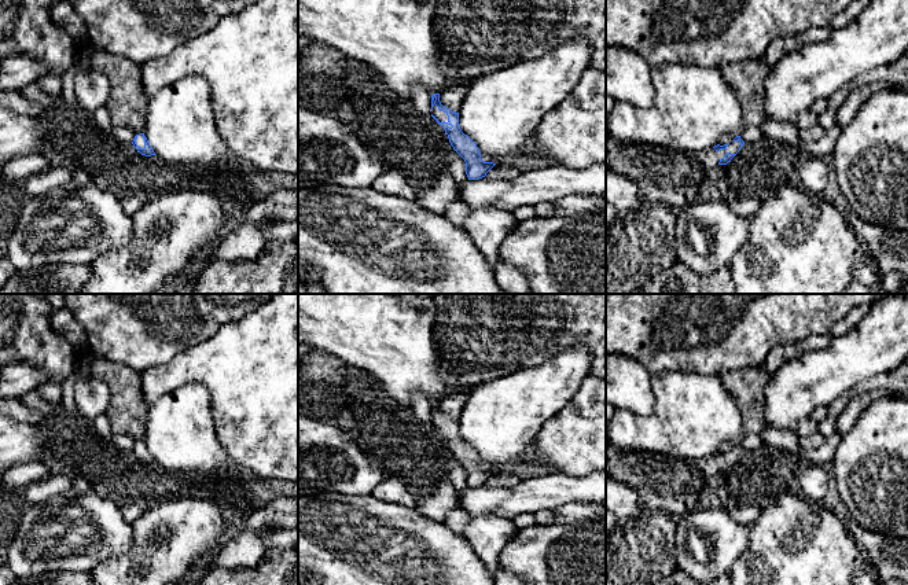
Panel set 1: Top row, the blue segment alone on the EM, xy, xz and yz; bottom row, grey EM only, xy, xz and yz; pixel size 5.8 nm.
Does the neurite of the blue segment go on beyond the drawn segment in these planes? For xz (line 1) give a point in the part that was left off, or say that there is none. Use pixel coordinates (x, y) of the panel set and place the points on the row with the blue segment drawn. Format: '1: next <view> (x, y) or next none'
1: next xz (438, 114)

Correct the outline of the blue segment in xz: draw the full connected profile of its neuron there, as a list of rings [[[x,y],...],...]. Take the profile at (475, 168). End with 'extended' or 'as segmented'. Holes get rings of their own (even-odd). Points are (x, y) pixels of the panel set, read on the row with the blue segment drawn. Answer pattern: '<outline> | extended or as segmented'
[[[431,89],[429,93],[431,95],[431,117],[444,128],[451,146],[464,159],[468,180],[485,177],[496,163],[481,159],[479,148],[459,126],[459,113],[442,106],[437,91]]] | extended

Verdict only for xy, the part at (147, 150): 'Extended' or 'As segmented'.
Extended

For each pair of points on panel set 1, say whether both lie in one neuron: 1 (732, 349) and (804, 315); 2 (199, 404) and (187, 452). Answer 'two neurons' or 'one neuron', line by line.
1: one neuron
2: one neuron

